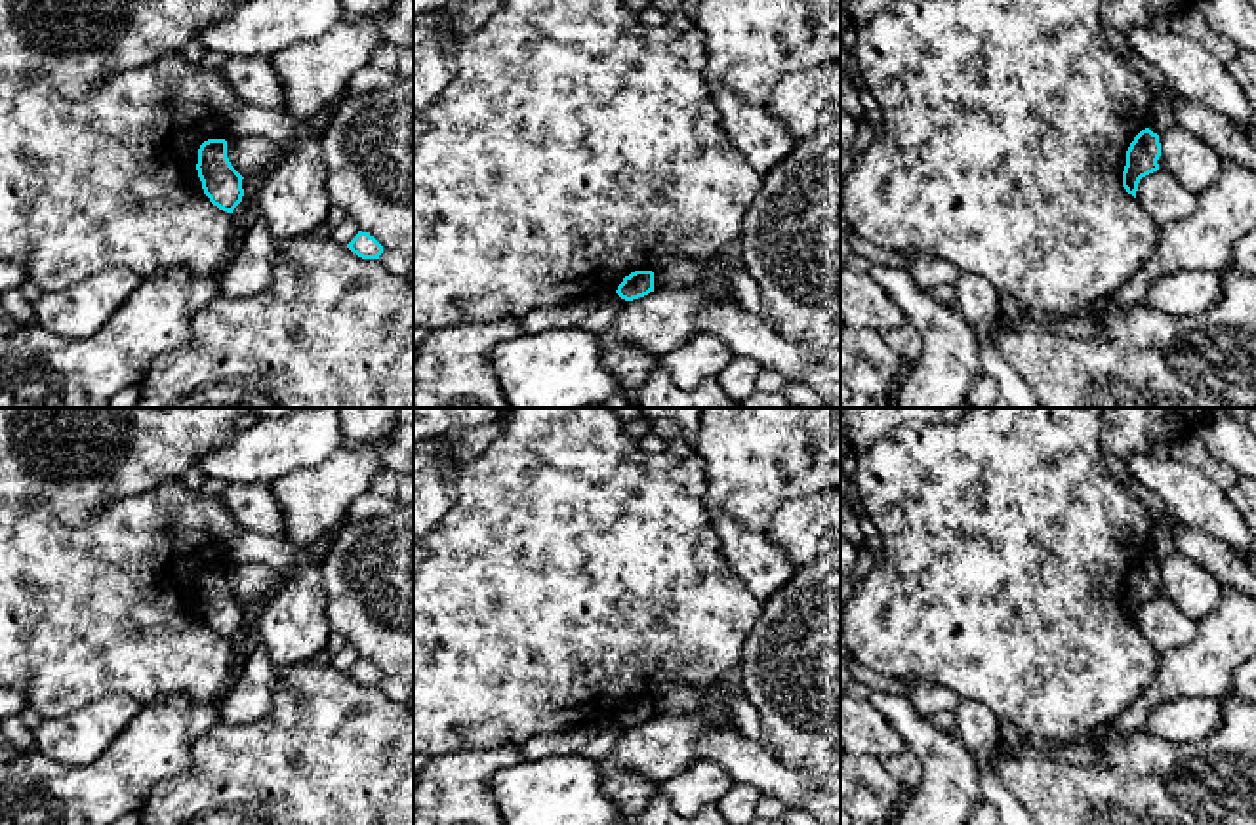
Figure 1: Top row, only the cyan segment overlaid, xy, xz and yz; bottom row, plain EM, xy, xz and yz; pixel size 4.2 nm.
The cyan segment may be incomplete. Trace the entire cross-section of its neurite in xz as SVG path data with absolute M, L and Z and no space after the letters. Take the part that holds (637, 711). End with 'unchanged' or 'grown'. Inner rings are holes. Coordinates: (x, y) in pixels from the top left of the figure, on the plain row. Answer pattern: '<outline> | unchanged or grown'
M652 697L631 699L629 703L623 705L623 709L616 716L616 720L625 728L644 724L650 718L654 718L654 699Z | unchanged

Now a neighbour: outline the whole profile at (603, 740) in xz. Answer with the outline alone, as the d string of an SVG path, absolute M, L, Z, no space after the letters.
M618 720L597 728L589 743L583 749L579 749L577 755L597 762L604 760L612 753L616 741L625 730L627 728L621 726Z

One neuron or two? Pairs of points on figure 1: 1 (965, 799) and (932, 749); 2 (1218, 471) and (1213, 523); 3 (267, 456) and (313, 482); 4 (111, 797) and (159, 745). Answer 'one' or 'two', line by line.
1: one
2: two
3: two
4: one

